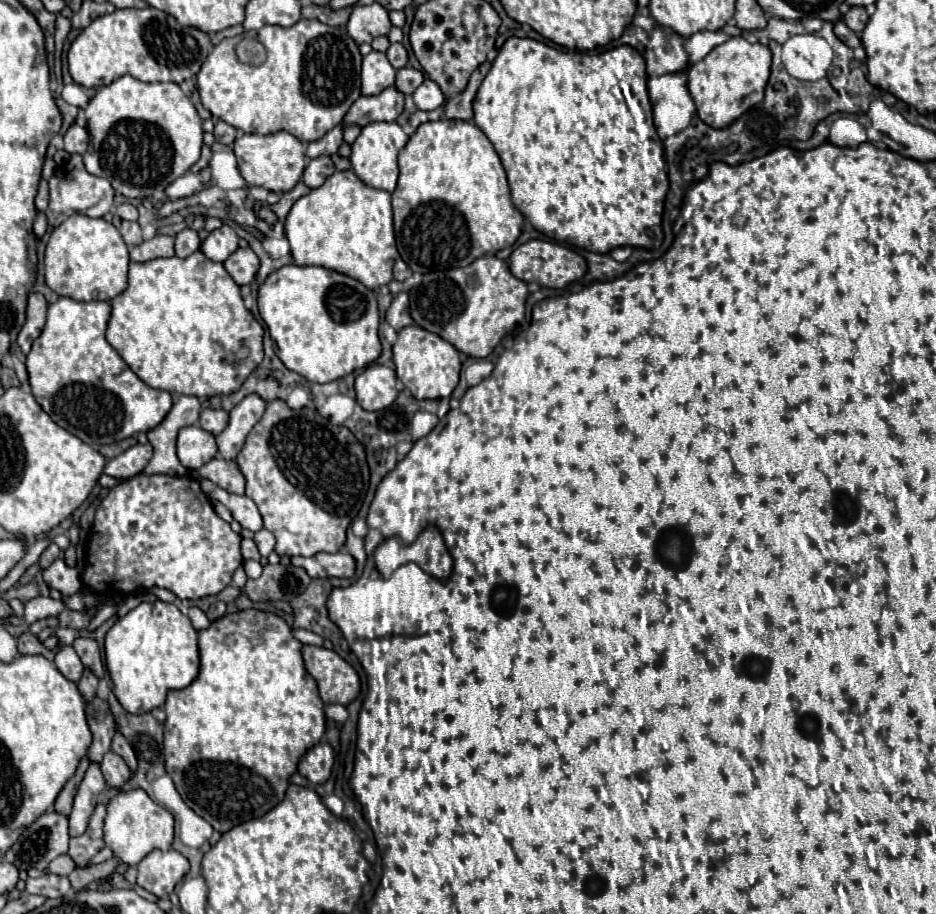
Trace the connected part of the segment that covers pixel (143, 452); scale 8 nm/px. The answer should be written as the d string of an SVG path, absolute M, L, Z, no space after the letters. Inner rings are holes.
M136 444L126 452L122 452L120 456L108 460L108 464L104 466L104 474L114 478L132 478L146 468L150 456L152 456L150 444Z

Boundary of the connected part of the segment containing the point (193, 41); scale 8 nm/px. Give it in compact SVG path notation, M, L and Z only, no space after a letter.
M146 6L142 10L138 8L124 8L124 10L114 10L112 14L98 16L92 20L88 28L84 28L78 38L72 42L70 52L68 52L68 66L74 82L86 86L86 88L100 88L116 78L130 74L142 82L176 82L180 84L182 80L194 78L206 60L206 56L212 50L212 42L206 32L190 26L180 26L174 18L170 18L166 12L156 10L152 6Z

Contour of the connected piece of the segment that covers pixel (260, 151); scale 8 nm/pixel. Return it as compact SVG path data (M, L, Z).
M284 130L274 132L274 134L264 134L264 136L262 134L242 134L234 142L234 154L238 158L240 174L244 176L248 186L262 186L276 194L282 194L294 188L306 168L304 144L296 136Z

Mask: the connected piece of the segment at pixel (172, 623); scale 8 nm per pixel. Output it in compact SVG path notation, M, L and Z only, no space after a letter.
M142 602L108 630L104 656L112 690L122 708L130 714L144 714L164 706L168 690L186 688L198 676L198 632L174 604Z

